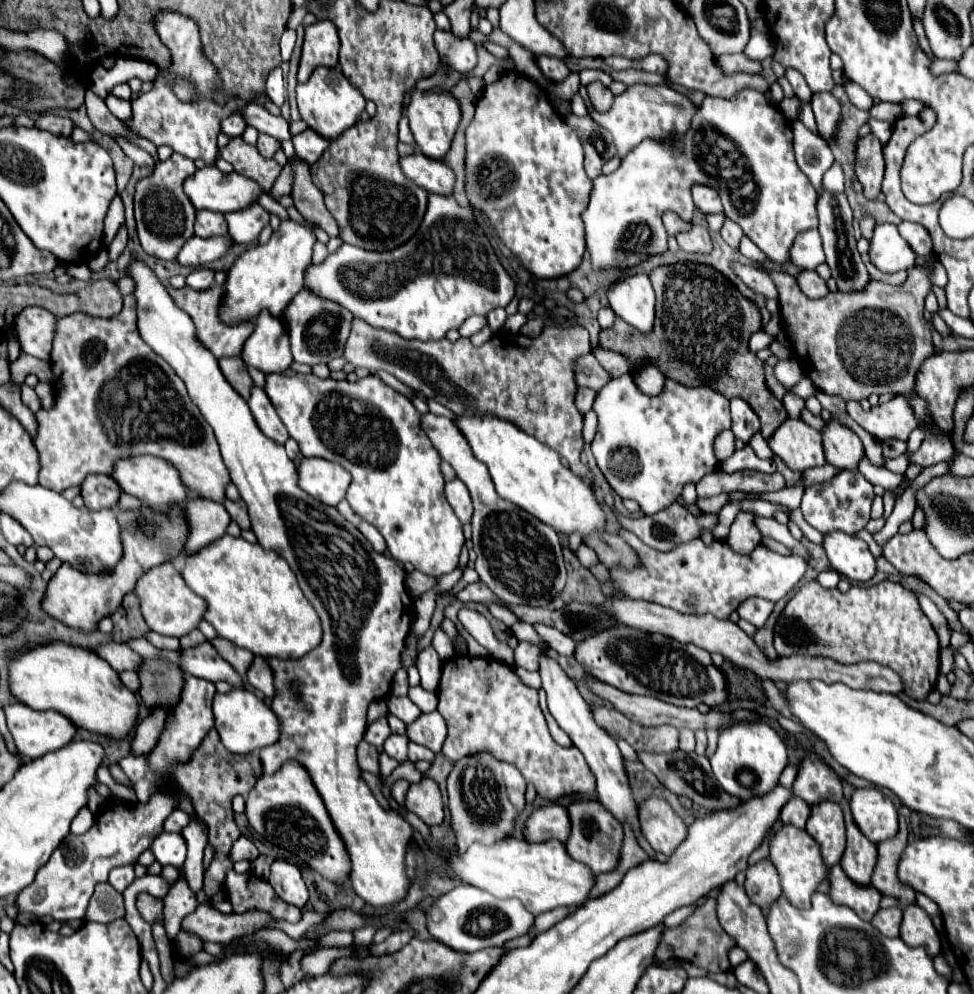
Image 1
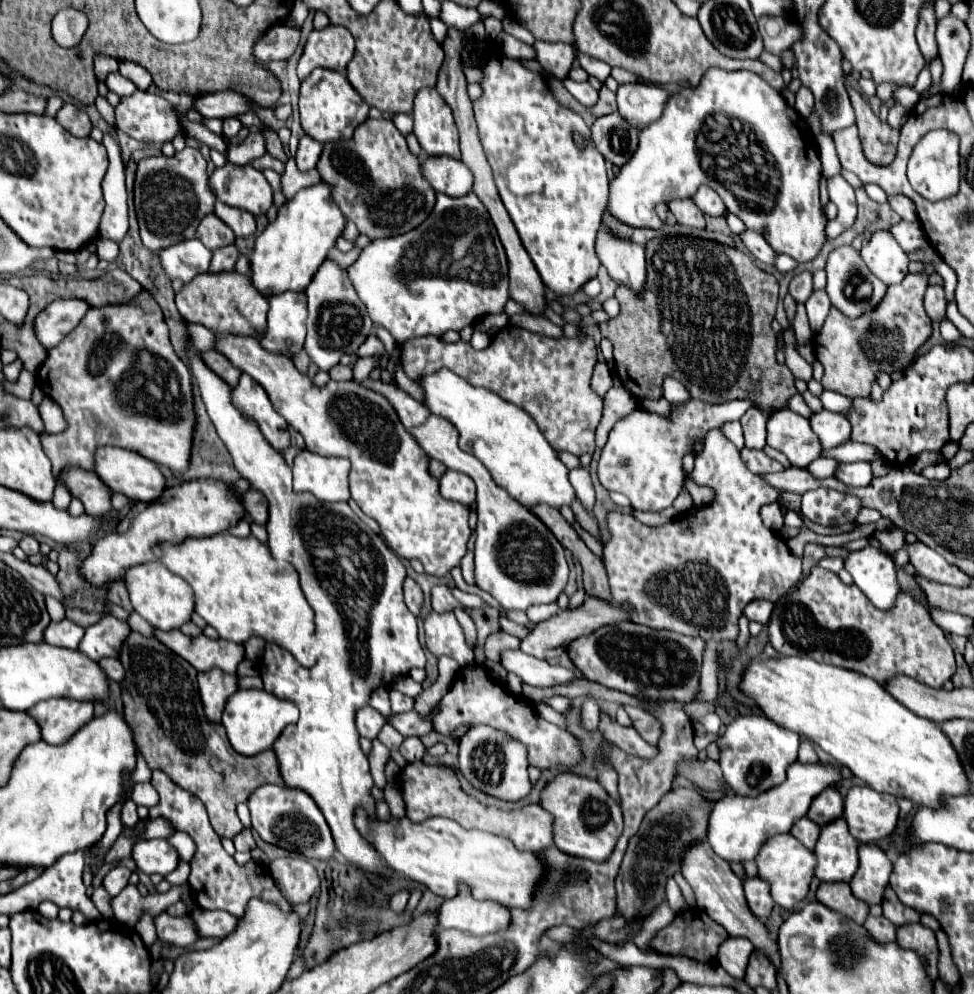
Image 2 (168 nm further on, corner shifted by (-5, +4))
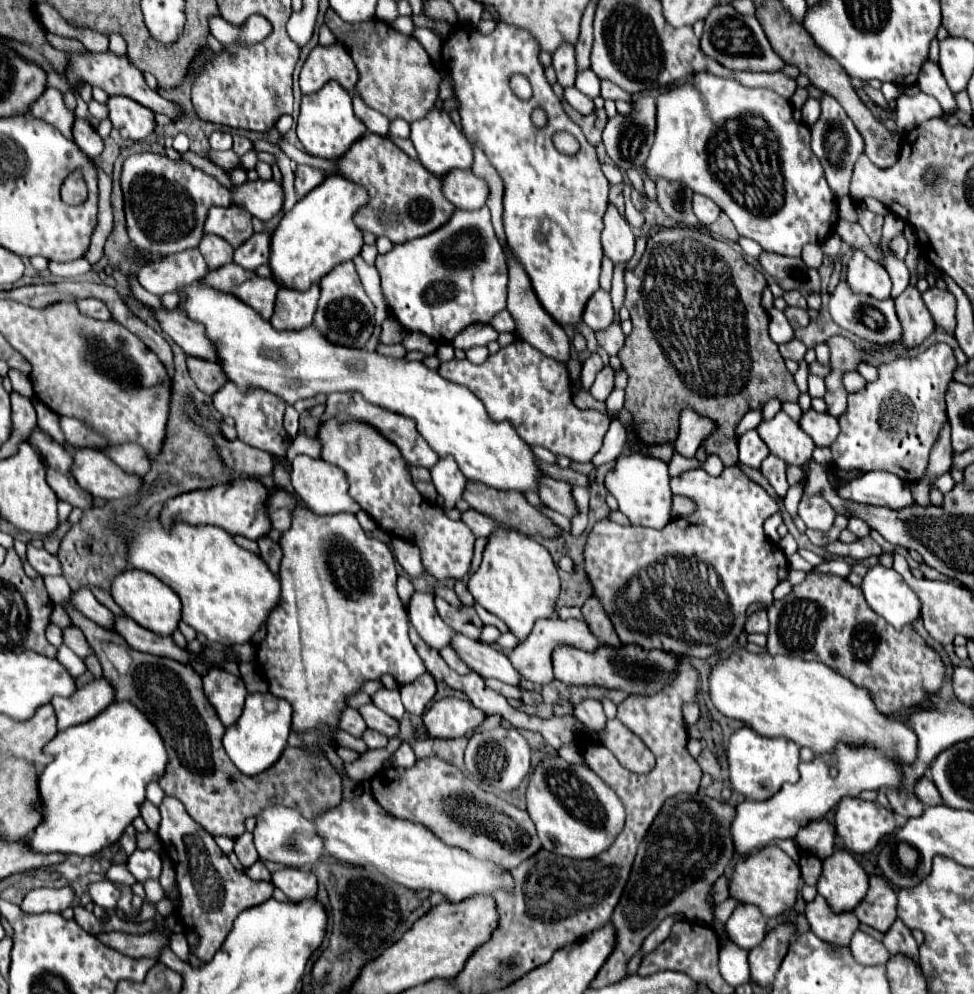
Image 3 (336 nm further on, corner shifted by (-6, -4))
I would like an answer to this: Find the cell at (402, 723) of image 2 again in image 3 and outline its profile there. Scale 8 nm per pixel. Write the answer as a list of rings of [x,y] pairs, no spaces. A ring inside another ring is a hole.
[[[375,704],[361,706],[359,712],[361,712],[361,716],[365,718],[365,722],[367,722],[369,728],[373,728],[373,730],[389,736],[389,738],[397,736],[397,732],[399,732],[399,720],[387,716],[387,714],[385,714],[383,710],[379,710]]]

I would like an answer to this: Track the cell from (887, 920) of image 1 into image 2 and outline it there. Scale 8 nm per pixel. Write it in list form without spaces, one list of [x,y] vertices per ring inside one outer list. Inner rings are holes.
[[[868,916],[862,926],[868,930],[868,934],[870,934],[876,942],[886,944],[886,942],[894,942],[894,940],[896,940],[896,926],[894,926],[890,920],[886,920],[884,916],[880,916],[880,918]]]

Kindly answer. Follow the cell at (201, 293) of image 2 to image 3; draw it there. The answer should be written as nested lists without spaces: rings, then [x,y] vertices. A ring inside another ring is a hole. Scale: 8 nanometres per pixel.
[[[227,264],[217,270],[211,270],[203,278],[203,284],[219,292],[233,294],[235,298],[251,306],[255,312],[259,312],[261,318],[265,320],[269,320],[273,314],[275,294],[279,290],[279,286],[271,282],[271,278],[261,278],[255,272],[235,264]]]

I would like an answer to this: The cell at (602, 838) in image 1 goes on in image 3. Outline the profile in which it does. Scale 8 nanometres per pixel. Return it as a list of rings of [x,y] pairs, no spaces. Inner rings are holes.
[[[549,758],[539,764],[527,786],[527,812],[537,826],[539,840],[545,850],[567,858],[595,858],[615,842],[625,824],[625,808],[617,794],[587,766],[567,764],[563,758]]]

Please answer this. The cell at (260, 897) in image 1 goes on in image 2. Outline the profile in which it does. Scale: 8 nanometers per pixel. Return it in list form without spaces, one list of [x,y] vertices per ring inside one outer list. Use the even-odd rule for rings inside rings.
[[[156,770],[152,774],[152,786],[160,794],[160,802],[158,802],[158,806],[150,808],[150,818],[166,818],[170,822],[170,826],[174,826],[176,832],[186,832],[196,844],[196,852],[194,852],[194,856],[190,860],[192,870],[190,870],[188,884],[190,884],[194,902],[202,910],[226,910],[232,916],[240,918],[246,912],[248,900],[254,898],[254,896],[262,898],[262,900],[268,900],[268,902],[276,902],[286,912],[290,910],[290,904],[286,902],[286,898],[282,898],[278,886],[268,876],[268,872],[262,872],[258,876],[250,876],[246,868],[238,866],[236,860],[224,852],[224,848],[220,844],[220,836],[214,834],[214,828],[208,822],[206,808],[202,806],[202,802],[198,798],[194,798],[190,792],[176,786],[160,770]]]

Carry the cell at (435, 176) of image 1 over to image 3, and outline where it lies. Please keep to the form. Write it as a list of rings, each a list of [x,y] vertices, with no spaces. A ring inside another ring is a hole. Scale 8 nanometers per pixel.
[[[451,170],[441,176],[443,196],[461,210],[477,210],[485,206],[487,184],[471,170]]]

